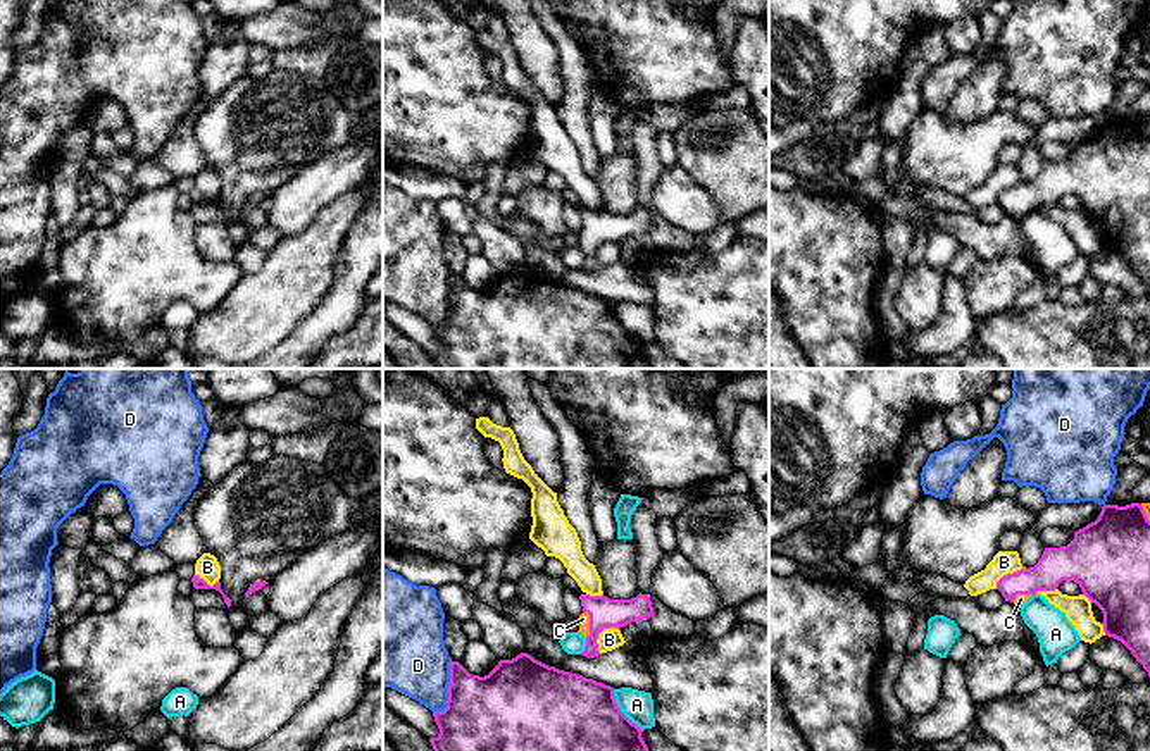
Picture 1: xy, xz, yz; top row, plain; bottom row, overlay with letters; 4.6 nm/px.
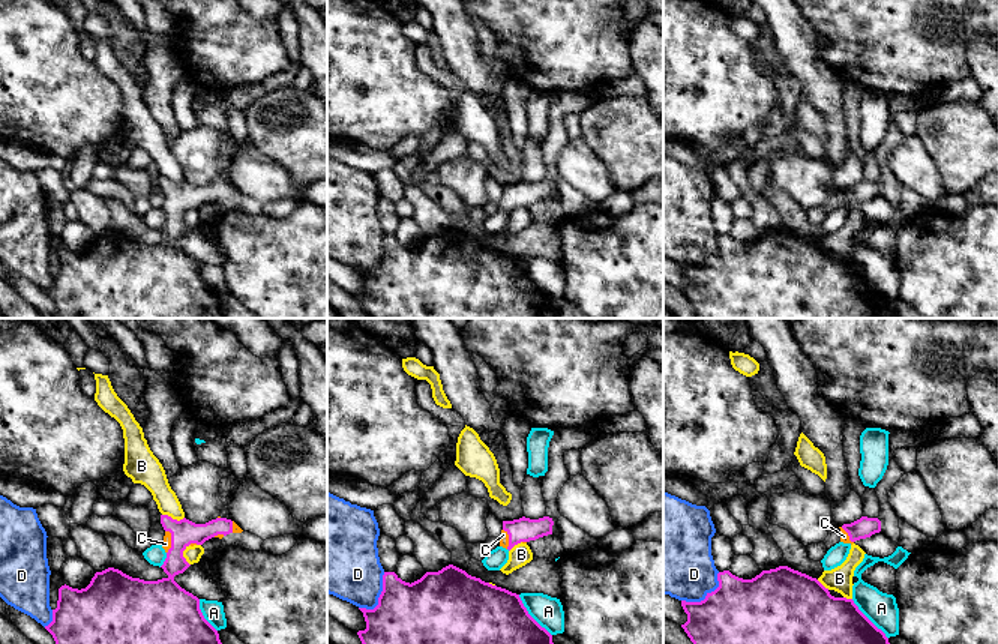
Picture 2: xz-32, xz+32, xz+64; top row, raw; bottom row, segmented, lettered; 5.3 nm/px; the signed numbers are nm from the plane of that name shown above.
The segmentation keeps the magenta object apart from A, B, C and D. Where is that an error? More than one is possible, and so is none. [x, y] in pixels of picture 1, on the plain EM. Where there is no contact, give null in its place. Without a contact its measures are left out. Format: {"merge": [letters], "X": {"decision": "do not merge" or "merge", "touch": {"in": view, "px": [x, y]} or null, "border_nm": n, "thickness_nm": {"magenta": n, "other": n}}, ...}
{"merge": ["C"], "A": {"decision": "do not merge", "touch": {"in": "xz", "px": [619, 324]}, "border_nm": 240, "thickness_nm": {"magenta": 500, "other": 140}}, "B": {"decision": "do not merge", "touch": {"in": "yz", "px": [1007, 188]}, "border_nm": 160, "thickness_nm": {"magenta": 160, "other": 110}}, "C": {"decision": "merge", "touch": {"in": "xz", "px": [590, 238]}, "border_nm": 130, "thickness_nm": {"magenta": 140, "other": 50}}, "D": {"decision": "do not merge", "touch": {"in": "xz", "px": [449, 305]}, "border_nm": 260, "thickness_nm": {"magenta": 460, "other": 340}}}

